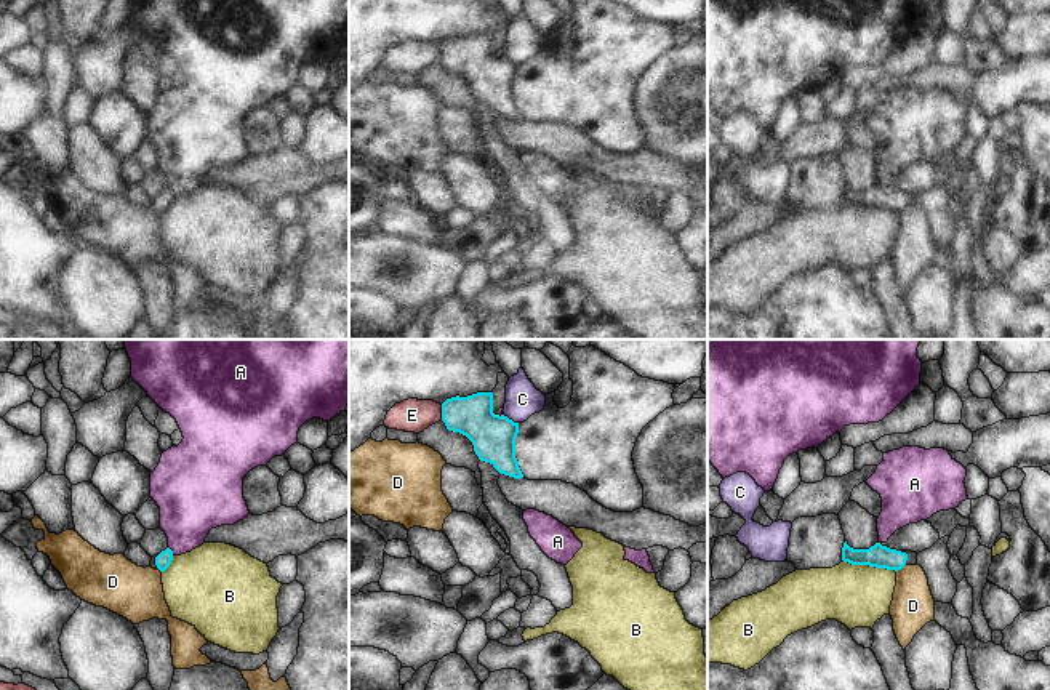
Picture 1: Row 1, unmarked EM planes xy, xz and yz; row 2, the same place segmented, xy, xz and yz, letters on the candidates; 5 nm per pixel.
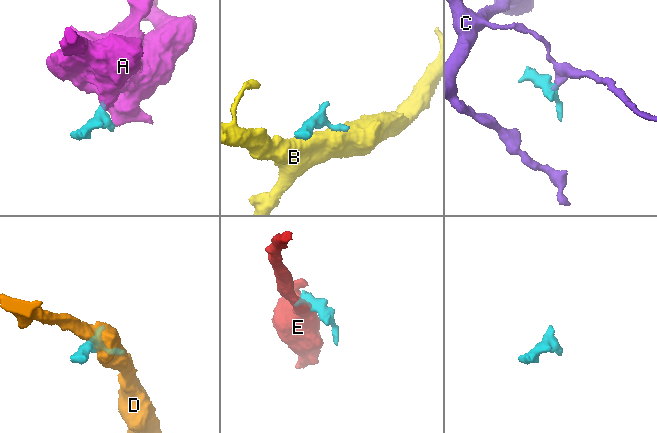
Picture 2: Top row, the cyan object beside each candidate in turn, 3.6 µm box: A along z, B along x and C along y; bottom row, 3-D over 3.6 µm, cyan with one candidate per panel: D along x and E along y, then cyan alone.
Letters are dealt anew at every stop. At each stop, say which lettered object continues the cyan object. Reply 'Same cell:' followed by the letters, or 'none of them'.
Same cell: none of them.

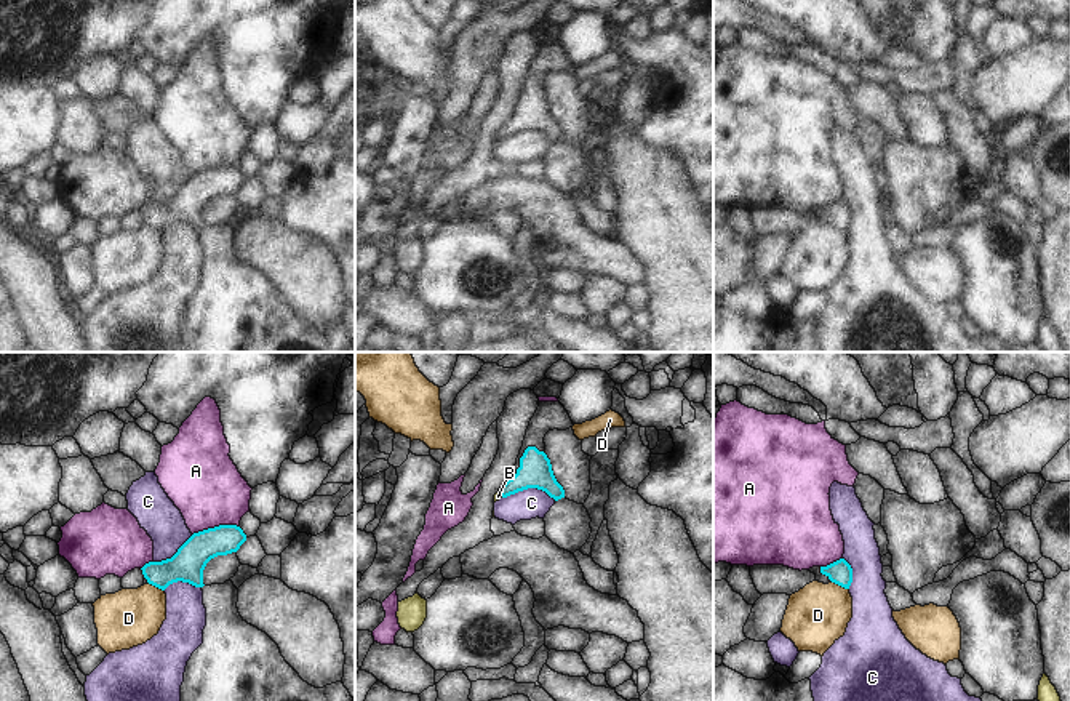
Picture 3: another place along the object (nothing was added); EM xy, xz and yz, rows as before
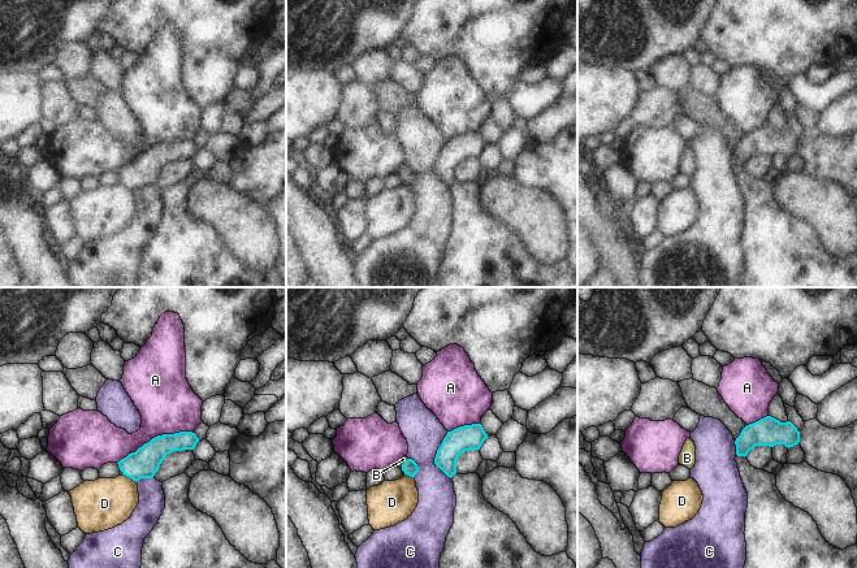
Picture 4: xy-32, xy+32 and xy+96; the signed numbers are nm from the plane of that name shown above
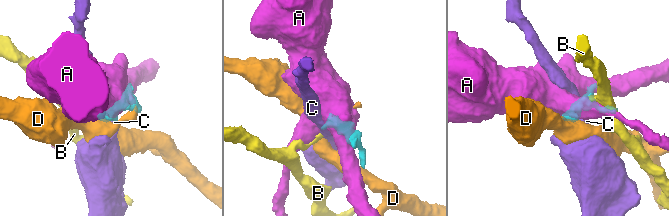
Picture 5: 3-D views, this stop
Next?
Same cell: B.

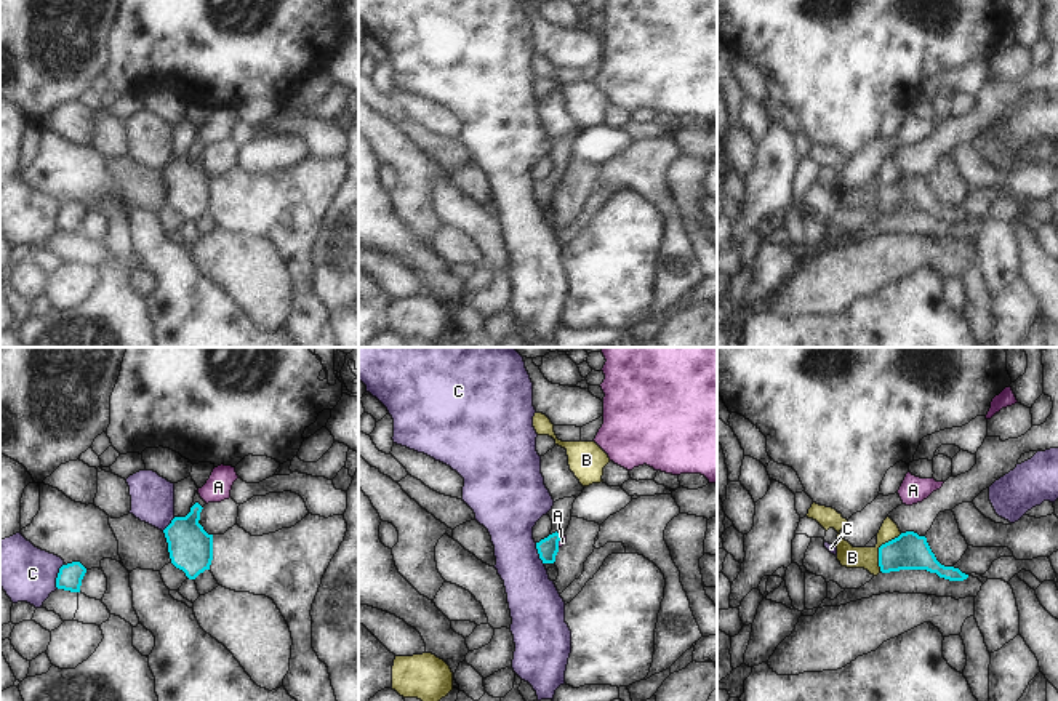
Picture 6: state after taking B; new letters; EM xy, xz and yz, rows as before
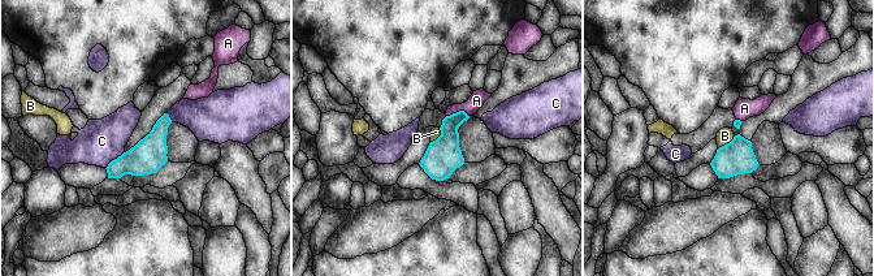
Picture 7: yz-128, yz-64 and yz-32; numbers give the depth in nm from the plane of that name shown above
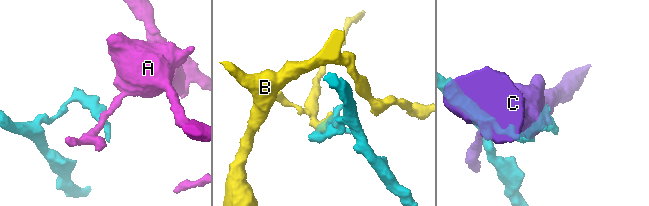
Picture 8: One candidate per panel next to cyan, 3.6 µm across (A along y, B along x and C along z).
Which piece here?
Same cell: none of them.

